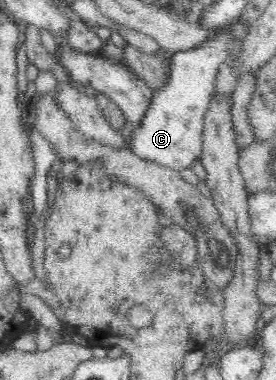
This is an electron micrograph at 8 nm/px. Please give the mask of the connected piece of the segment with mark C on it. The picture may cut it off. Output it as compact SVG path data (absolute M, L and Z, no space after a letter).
M238 19L228 27L211 30L210 37L200 47L169 54L168 83L162 89L153 91L144 119L138 127L134 127L129 139L130 152L164 168L191 168L191 164L201 157L204 114L216 93L216 72L222 64L230 62L231 51L240 45L248 29L250 25Z

